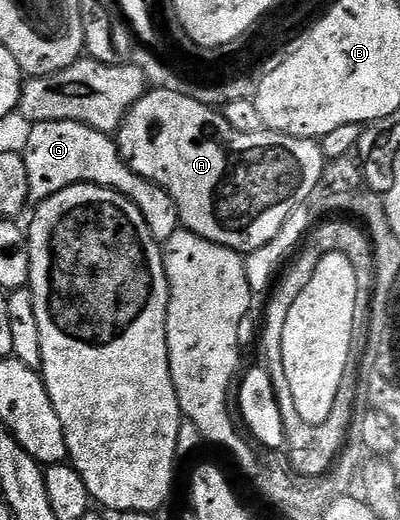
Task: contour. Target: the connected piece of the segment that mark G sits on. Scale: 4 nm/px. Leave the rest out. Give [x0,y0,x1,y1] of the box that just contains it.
[22,121,181,241]

